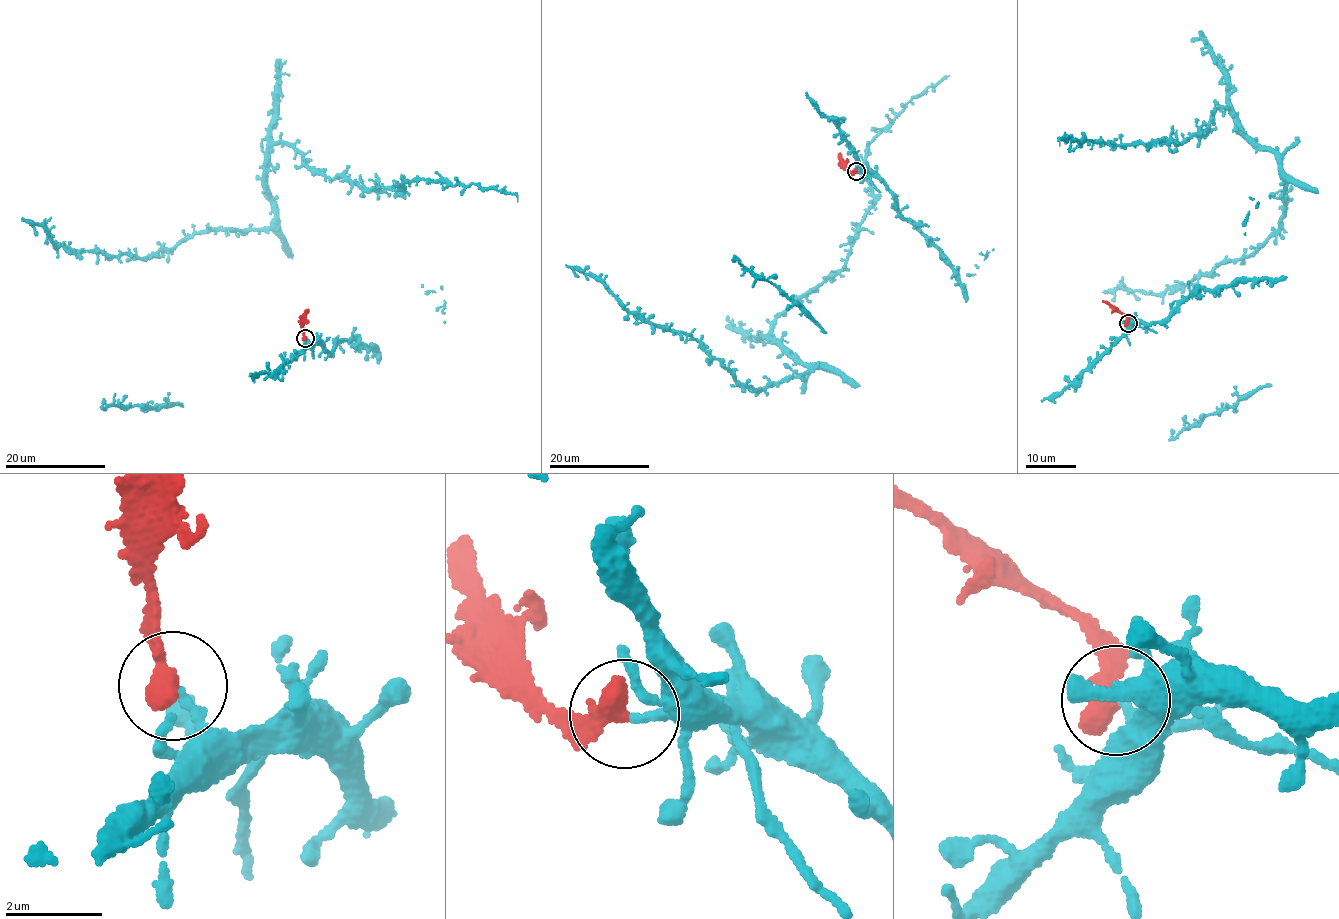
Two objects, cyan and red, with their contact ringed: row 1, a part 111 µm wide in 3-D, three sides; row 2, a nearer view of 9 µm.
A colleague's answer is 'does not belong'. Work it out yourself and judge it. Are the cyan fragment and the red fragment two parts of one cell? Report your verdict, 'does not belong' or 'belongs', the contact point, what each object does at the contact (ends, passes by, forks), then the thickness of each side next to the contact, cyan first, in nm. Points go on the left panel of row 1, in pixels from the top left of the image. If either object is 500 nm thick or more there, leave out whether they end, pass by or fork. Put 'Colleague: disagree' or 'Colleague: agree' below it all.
does not belong; place (305, 338); calibres 180 and 500 nm
Colleague: agree

